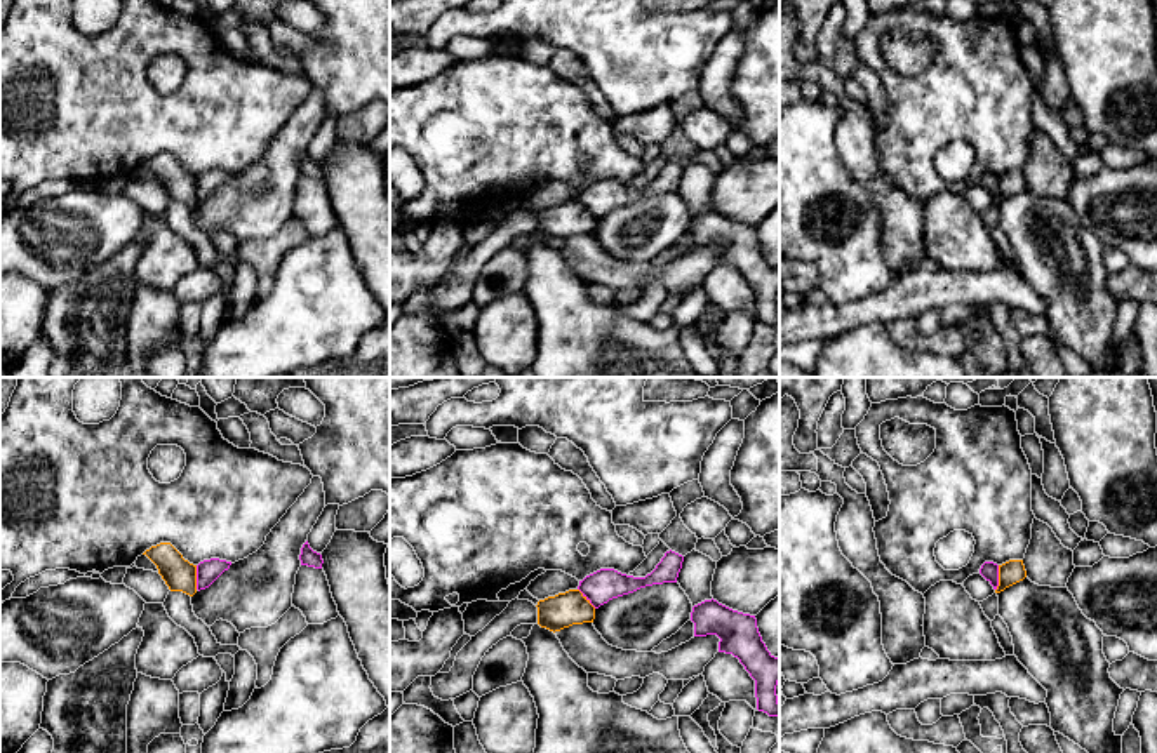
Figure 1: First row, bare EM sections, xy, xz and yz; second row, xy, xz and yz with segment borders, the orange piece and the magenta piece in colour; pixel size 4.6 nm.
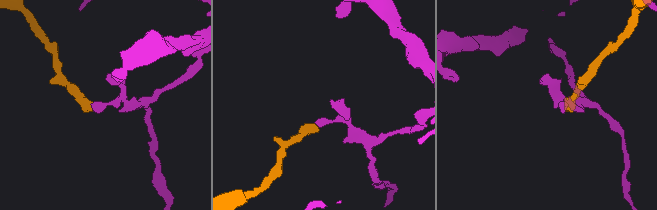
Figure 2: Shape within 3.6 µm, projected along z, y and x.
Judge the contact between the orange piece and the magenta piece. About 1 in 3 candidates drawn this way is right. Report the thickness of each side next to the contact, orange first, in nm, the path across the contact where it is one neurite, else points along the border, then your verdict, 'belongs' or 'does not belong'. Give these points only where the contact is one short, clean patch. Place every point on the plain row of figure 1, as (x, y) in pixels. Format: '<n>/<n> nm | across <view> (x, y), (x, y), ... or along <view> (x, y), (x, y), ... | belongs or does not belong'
110/80 nm | along yz (999, 176), (999, 195), (996, 200) | does not belong

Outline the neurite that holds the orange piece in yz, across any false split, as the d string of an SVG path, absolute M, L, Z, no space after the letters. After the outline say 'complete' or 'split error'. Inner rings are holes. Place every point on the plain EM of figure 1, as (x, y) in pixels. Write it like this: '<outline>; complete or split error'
M1009 170L999 176L999 197L995 203L1004 202L1006 198L1023 191L1027 188L1027 181L1023 170Z; complete

